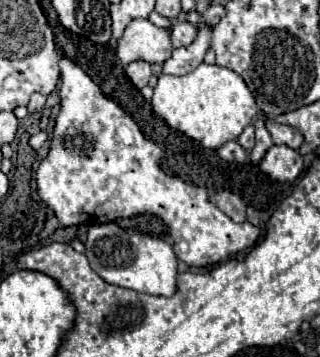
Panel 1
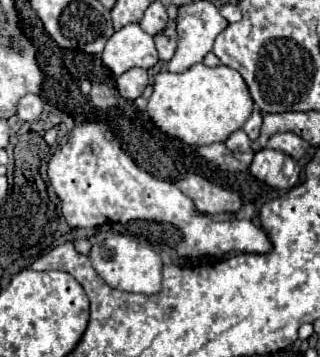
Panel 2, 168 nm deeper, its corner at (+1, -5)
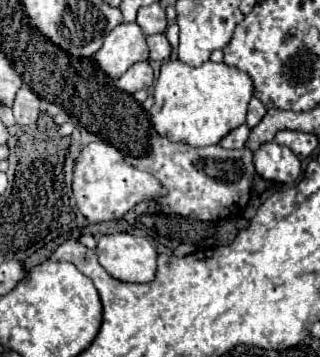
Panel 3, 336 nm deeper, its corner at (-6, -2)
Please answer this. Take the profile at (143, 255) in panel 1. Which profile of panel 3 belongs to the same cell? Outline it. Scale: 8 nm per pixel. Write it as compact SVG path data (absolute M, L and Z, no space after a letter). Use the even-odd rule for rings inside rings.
M133 234L101 236L97 244L99 264L121 282L147 284L157 274L157 250L143 238Z

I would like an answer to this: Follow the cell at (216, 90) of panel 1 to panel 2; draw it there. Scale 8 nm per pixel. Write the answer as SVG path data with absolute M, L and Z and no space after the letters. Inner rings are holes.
M198 63L184 73L160 71L154 77L154 91L146 107L150 119L162 133L190 145L212 145L226 141L244 125L252 109L254 101L248 85L236 69L226 65L206 67L204 63Z

